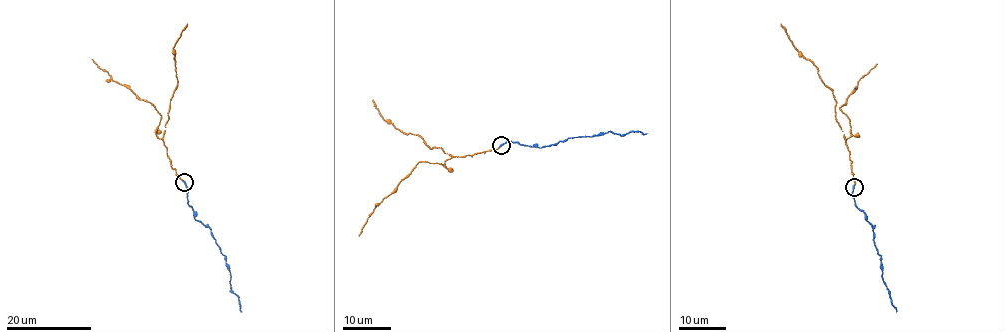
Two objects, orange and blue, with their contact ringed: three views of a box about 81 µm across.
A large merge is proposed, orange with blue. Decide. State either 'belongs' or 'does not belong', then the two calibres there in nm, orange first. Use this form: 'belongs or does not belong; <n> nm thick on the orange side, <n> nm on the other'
belongs; 70 nm thick on the orange side, 240 nm on the other

